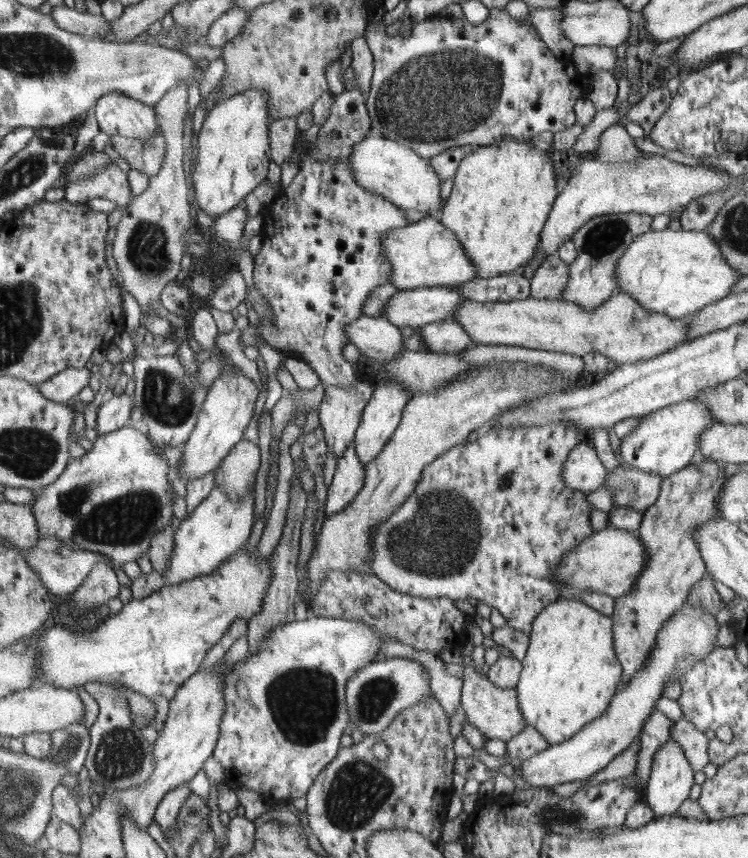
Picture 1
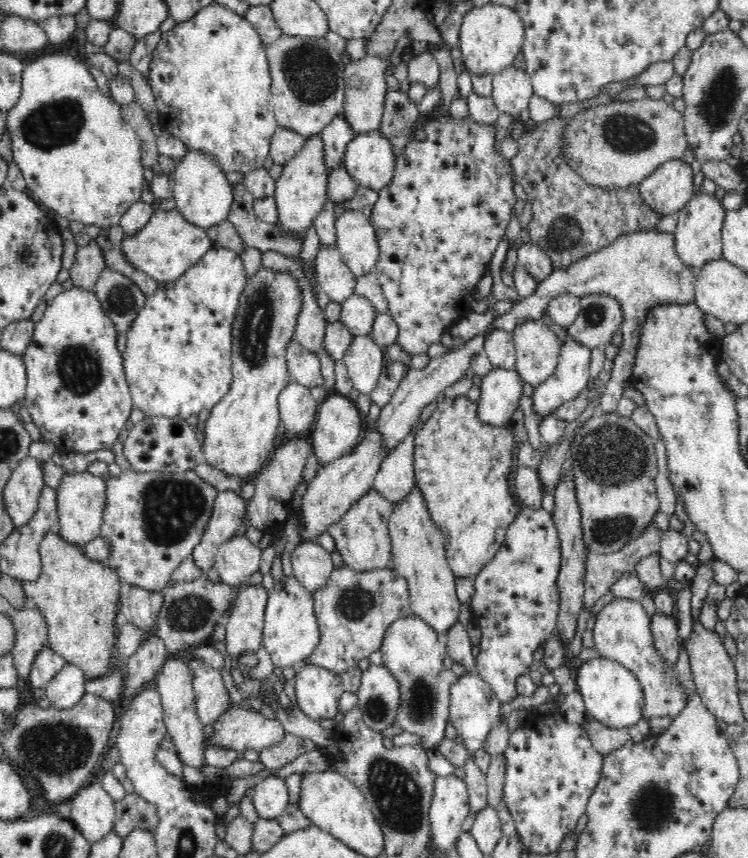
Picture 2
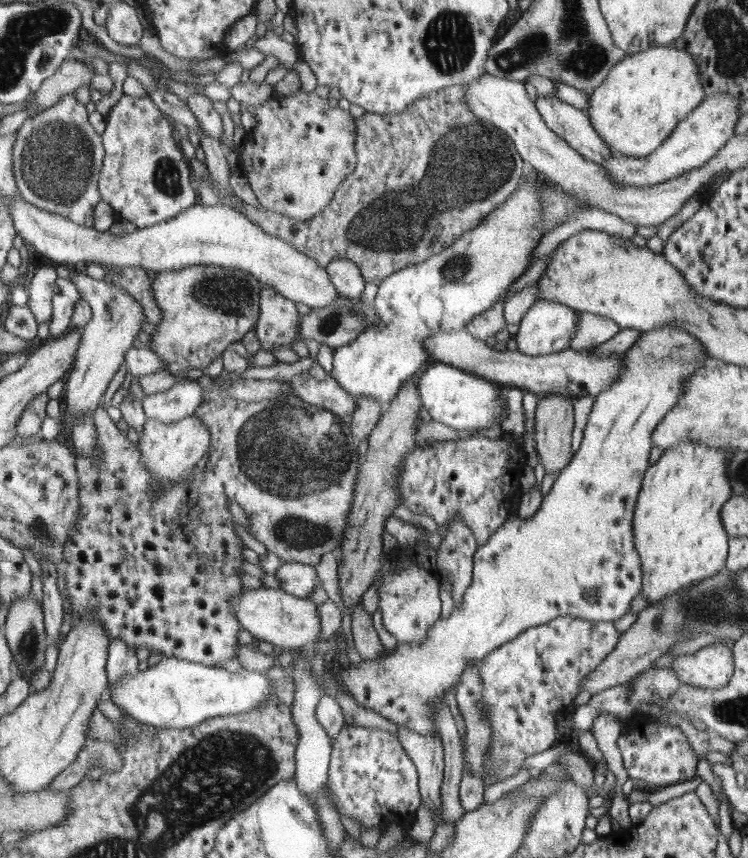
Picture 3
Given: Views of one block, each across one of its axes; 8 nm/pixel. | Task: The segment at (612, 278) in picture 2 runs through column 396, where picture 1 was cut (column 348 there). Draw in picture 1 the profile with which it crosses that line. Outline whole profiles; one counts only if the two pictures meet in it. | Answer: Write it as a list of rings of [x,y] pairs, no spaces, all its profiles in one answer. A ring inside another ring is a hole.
[[[360,378],[349,389],[339,386],[325,386],[324,400],[320,404],[319,424],[322,427],[327,447],[334,452],[337,460],[345,453],[346,447],[353,442],[357,428],[360,426],[363,411],[372,398],[374,383]]]

